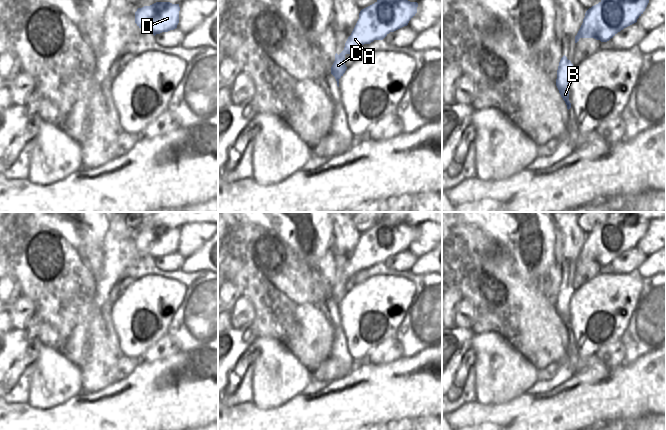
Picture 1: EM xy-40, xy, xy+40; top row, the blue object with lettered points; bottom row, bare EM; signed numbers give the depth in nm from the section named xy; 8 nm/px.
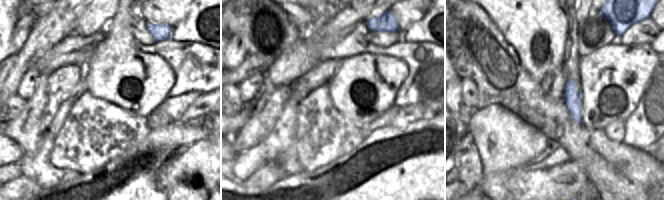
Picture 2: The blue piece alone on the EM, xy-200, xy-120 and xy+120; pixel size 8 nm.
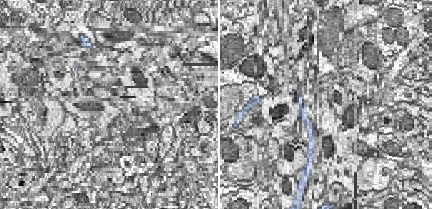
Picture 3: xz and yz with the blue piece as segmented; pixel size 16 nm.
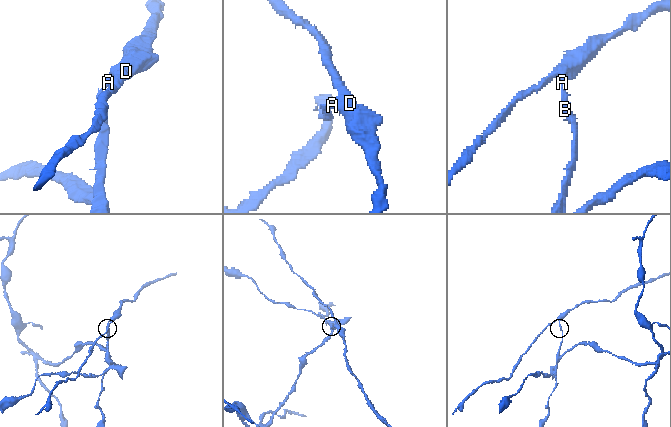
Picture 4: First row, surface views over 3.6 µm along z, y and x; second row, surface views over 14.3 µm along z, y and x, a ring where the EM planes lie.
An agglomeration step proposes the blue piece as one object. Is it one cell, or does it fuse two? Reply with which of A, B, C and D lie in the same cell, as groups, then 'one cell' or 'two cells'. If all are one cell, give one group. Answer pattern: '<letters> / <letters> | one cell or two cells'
A D / B C | two cells

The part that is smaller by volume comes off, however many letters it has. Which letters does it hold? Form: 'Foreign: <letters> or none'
Foreign: A, D

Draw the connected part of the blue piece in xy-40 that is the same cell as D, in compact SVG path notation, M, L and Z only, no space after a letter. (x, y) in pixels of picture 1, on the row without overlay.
M156 226L150 230L138 232L135 236L135 247L142 254L155 260L177 252L179 235L179 228Z

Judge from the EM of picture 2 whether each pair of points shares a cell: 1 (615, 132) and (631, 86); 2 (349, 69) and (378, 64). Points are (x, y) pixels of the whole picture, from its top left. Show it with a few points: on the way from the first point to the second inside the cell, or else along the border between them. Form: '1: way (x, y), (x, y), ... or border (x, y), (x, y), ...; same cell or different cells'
1: border (625, 121), (613, 121), (603, 129); different cells
2: way (356, 69), (371, 69); same cell

